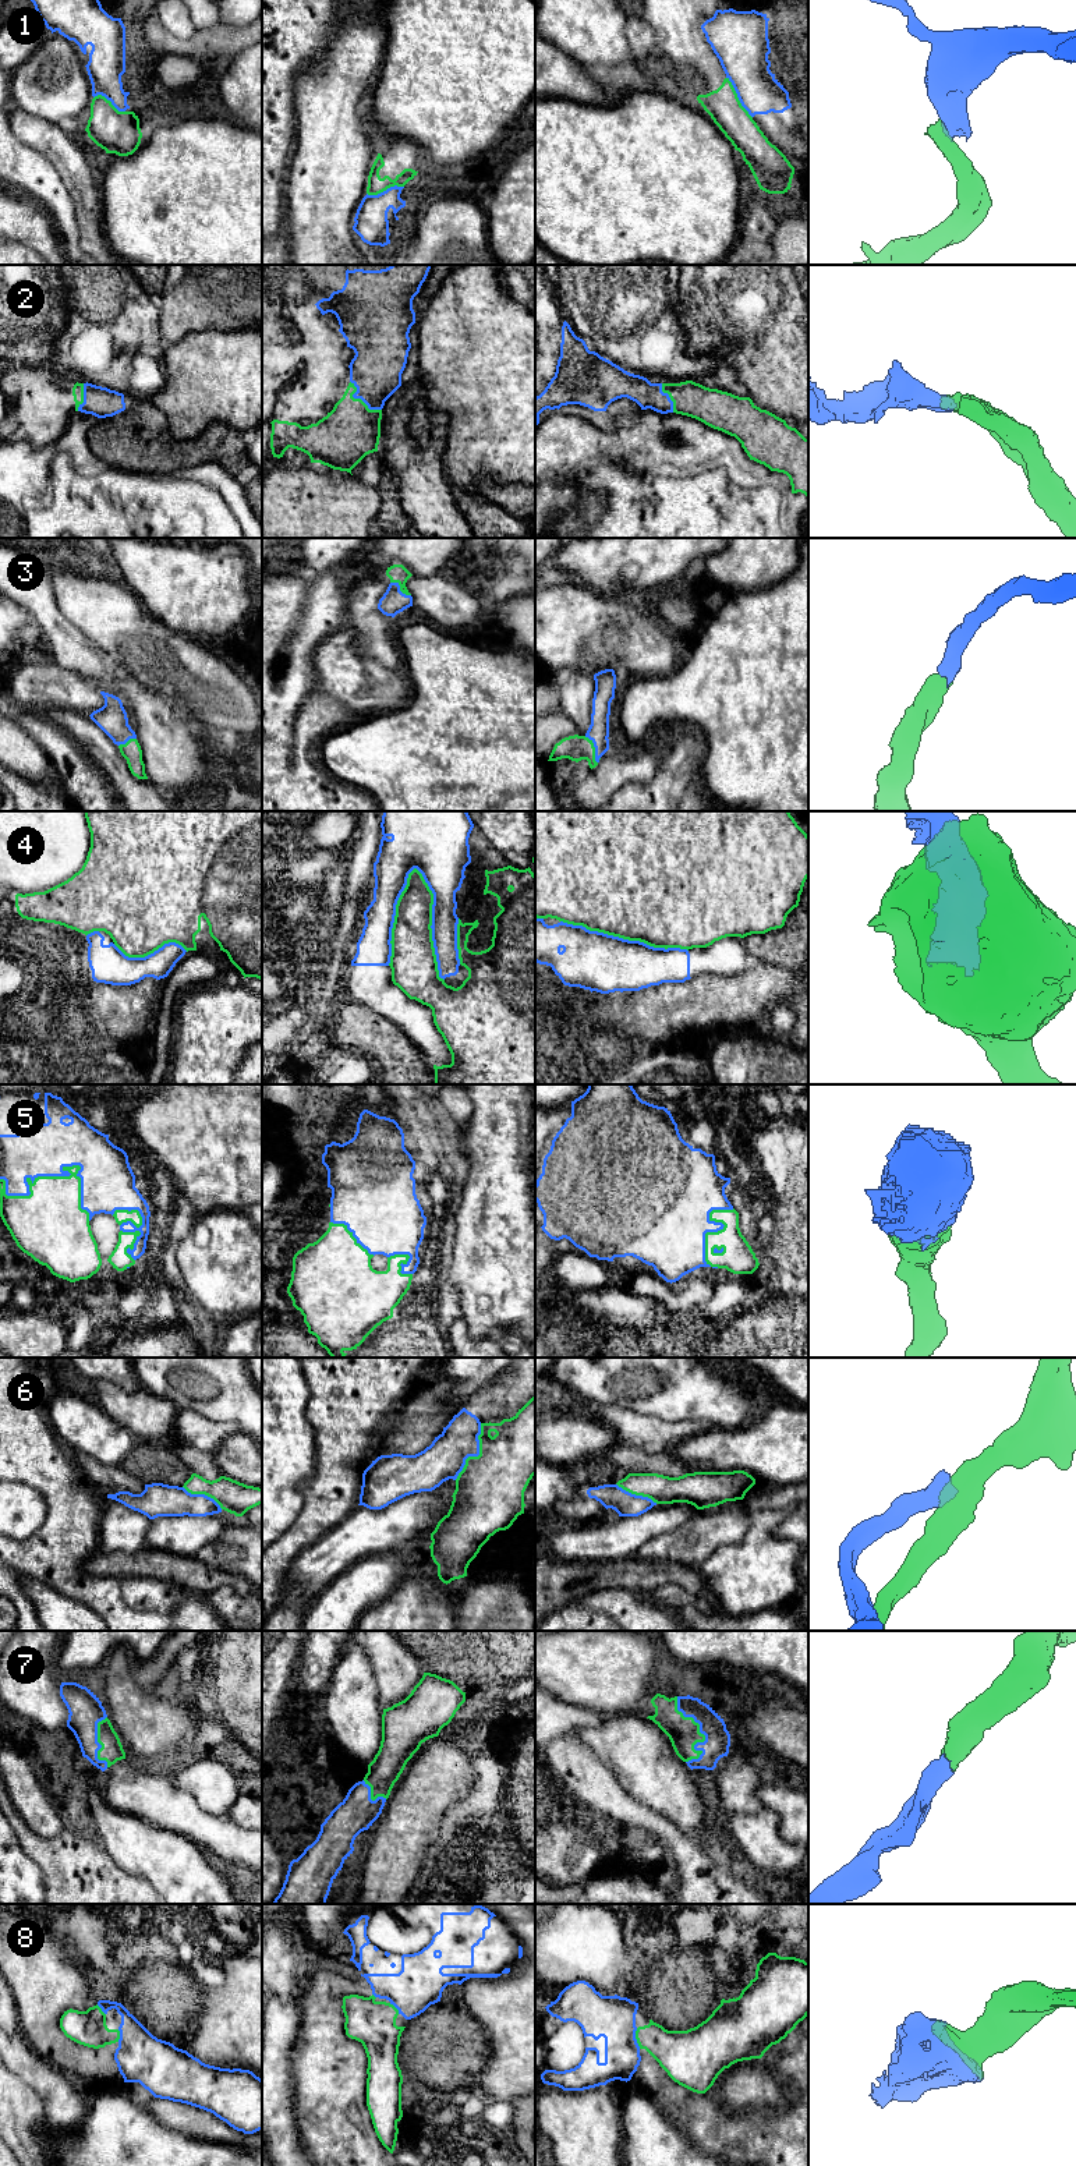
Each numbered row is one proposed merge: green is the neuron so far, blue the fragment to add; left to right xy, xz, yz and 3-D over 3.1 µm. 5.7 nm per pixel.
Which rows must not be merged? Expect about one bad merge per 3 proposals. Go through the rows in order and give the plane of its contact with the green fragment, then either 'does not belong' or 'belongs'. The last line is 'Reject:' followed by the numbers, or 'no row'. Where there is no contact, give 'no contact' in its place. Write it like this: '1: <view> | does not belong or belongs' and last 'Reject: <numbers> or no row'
1: yz | does not belong
2: xz | belongs
3: yz | belongs
4: xz | does not belong
5: xy | belongs
6: xz | does not belong
7: yz | belongs
8: yz | belongs
Reject: 1, 4, 6

